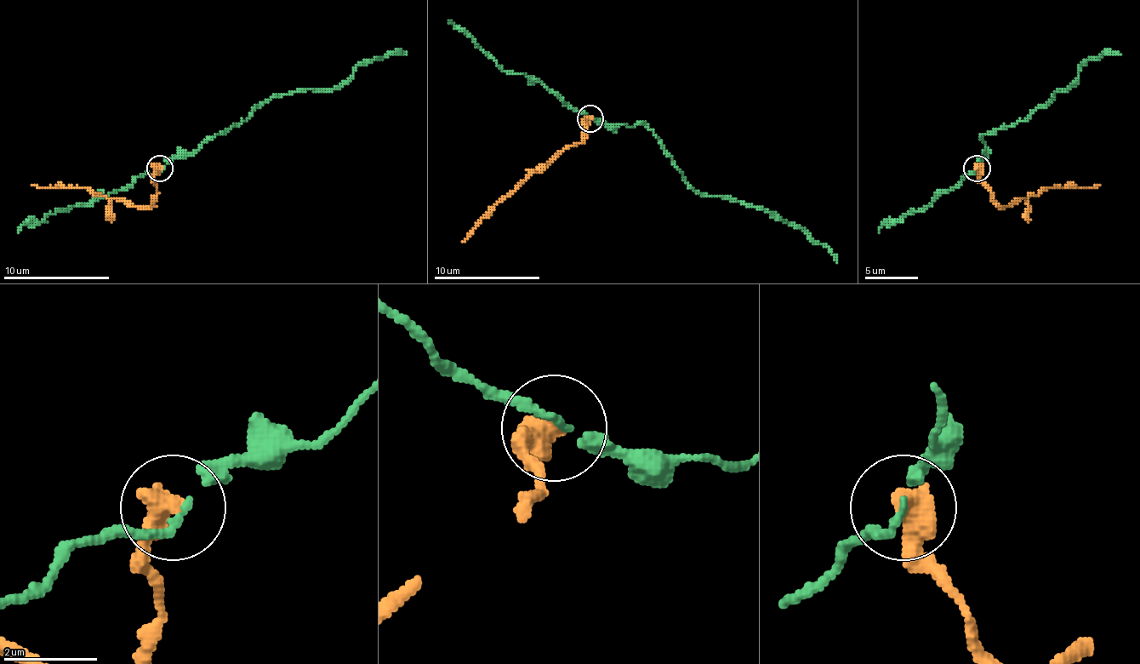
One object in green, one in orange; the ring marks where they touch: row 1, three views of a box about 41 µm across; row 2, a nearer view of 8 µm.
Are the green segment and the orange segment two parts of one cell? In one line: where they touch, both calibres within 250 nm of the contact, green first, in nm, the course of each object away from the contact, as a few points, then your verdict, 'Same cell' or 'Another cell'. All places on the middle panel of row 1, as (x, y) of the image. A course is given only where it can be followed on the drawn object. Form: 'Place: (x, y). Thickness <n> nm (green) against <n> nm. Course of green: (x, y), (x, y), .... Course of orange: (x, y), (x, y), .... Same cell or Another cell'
Place: (590, 118). Thickness 130 nm (green) against 550 nm. Course of green: (592, 119), (606, 124), (648, 127), (675, 167), (696, 191), (762, 207), (823, 244), (837, 262). Course of orange: (589, 119), (584, 122), (587, 134), (579, 143), (558, 151), (510, 191), (462, 241). Another cell

